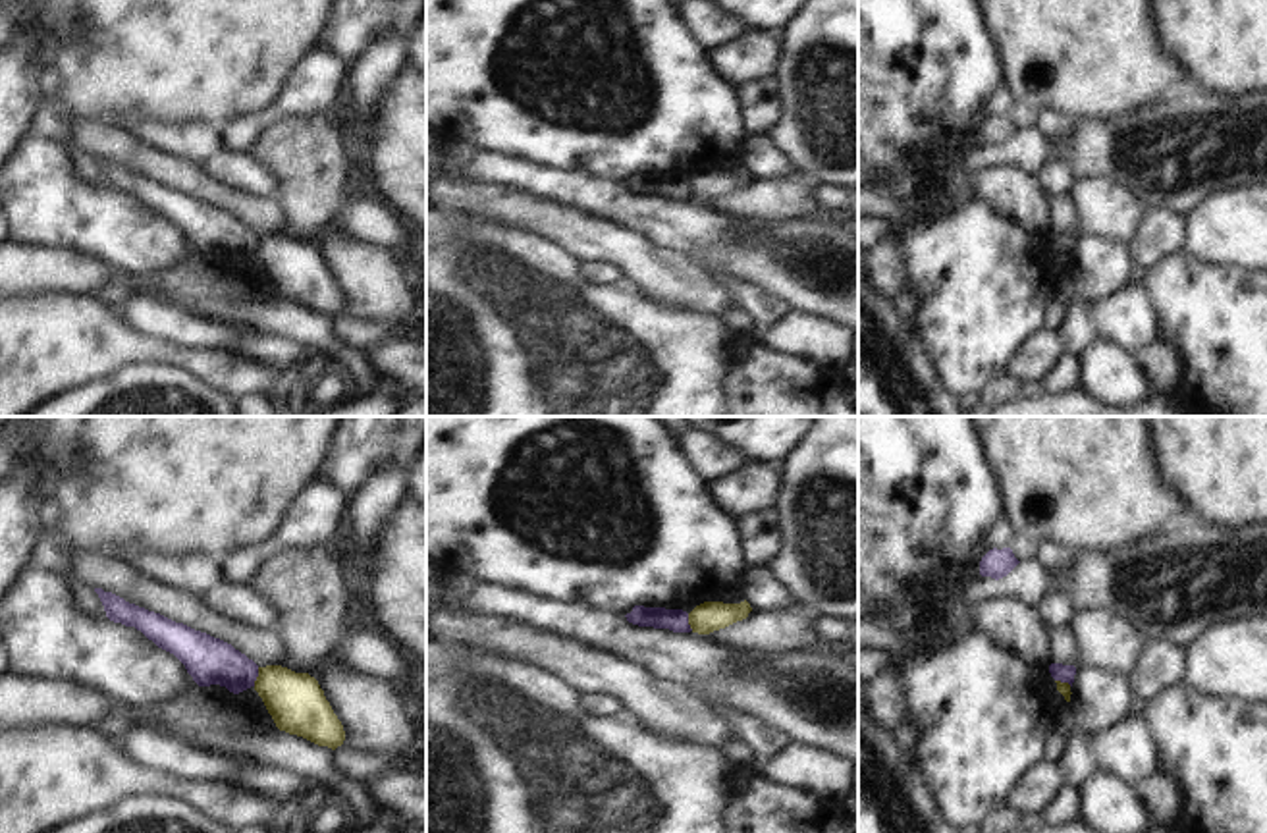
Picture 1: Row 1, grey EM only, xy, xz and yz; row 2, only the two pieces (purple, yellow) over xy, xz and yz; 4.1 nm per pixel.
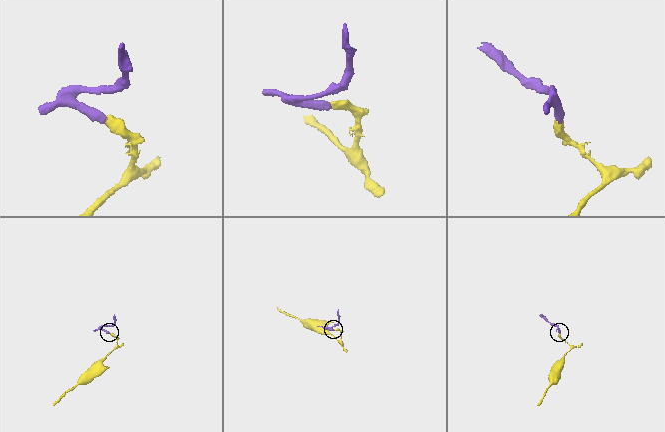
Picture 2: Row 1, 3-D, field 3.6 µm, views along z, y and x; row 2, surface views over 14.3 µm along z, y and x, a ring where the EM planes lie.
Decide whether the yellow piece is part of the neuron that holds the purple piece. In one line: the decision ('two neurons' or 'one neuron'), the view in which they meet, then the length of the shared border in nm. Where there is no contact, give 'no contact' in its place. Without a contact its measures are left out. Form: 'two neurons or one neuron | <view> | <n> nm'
two neurons | xy | 80 nm

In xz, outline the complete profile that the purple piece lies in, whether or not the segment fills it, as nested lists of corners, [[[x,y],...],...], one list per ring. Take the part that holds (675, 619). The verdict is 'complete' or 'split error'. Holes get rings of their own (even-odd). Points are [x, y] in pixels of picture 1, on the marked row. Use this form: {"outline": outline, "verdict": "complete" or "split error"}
{"outline": [[[634,605],[625,617],[638,627],[669,629],[673,632],[692,631],[688,625],[688,613],[683,609]]], "verdict": "complete"}

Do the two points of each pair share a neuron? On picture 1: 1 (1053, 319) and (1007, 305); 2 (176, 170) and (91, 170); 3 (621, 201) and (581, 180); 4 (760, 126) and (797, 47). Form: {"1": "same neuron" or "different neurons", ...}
{"1": "different neurons", "2": "different neurons", "3": "same neuron", "4": "different neurons"}

